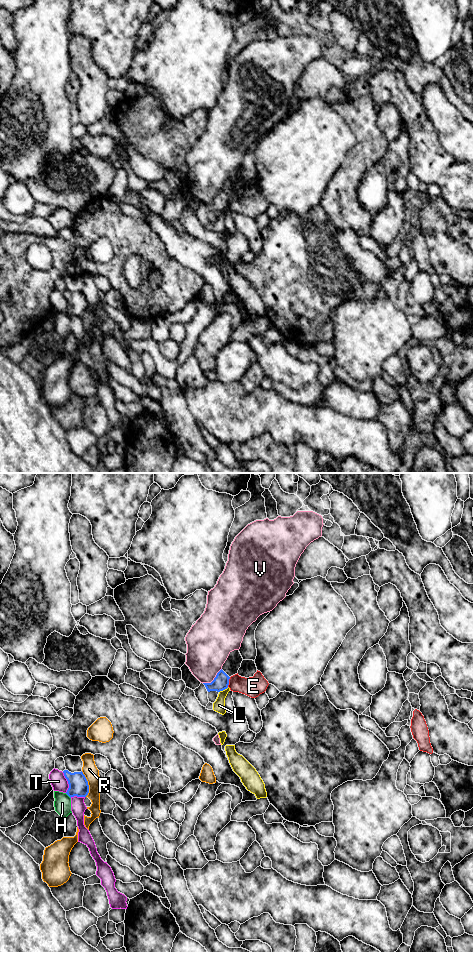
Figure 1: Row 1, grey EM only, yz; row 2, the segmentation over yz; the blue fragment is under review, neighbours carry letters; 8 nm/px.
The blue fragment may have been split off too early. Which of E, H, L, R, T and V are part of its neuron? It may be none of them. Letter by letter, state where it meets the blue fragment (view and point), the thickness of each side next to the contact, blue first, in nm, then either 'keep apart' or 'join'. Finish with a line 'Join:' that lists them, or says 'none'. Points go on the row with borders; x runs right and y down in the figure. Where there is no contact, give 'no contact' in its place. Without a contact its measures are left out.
E: contact yz (228, 682); calibres 120 and 160 nm; keep apart
H: contact yz (68, 795); calibres 160 and 140 nm; keep apart
L: contact yz (223, 689); calibres 120 and 100 nm; keep apart
R: contact yz (87, 784); calibres 160 and 120 nm; keep apart
T: contact yz (68, 782); calibres 160 and 130 nm; keep apart
V: contact yz (214, 679); calibres 120 and 340 nm; keep apart
Join: none

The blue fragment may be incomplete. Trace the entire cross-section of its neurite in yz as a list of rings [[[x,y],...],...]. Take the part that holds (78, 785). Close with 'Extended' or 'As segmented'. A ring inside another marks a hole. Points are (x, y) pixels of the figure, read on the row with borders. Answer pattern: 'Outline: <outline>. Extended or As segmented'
Outline: [[[64,770],[63,773],[69,784],[66,794],[70,798],[74,796],[86,797],[88,795],[89,785],[82,771],[71,773],[68,770]]]. As segmented

